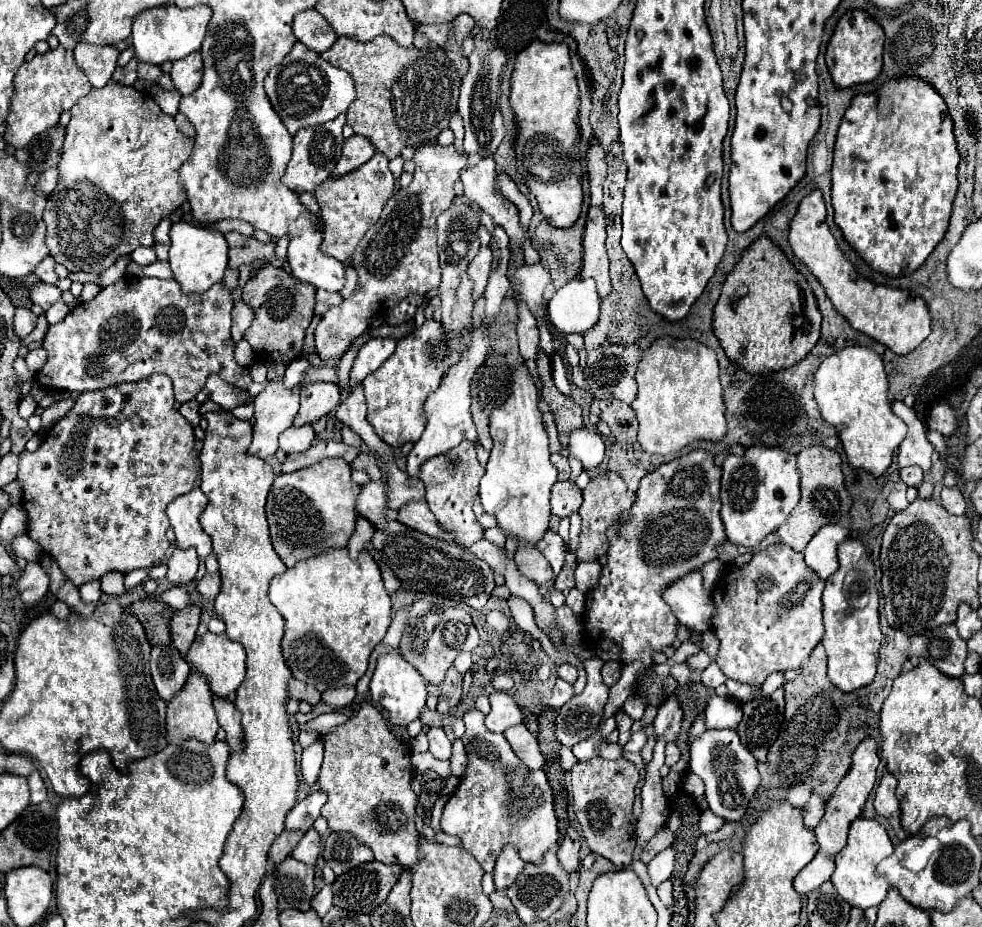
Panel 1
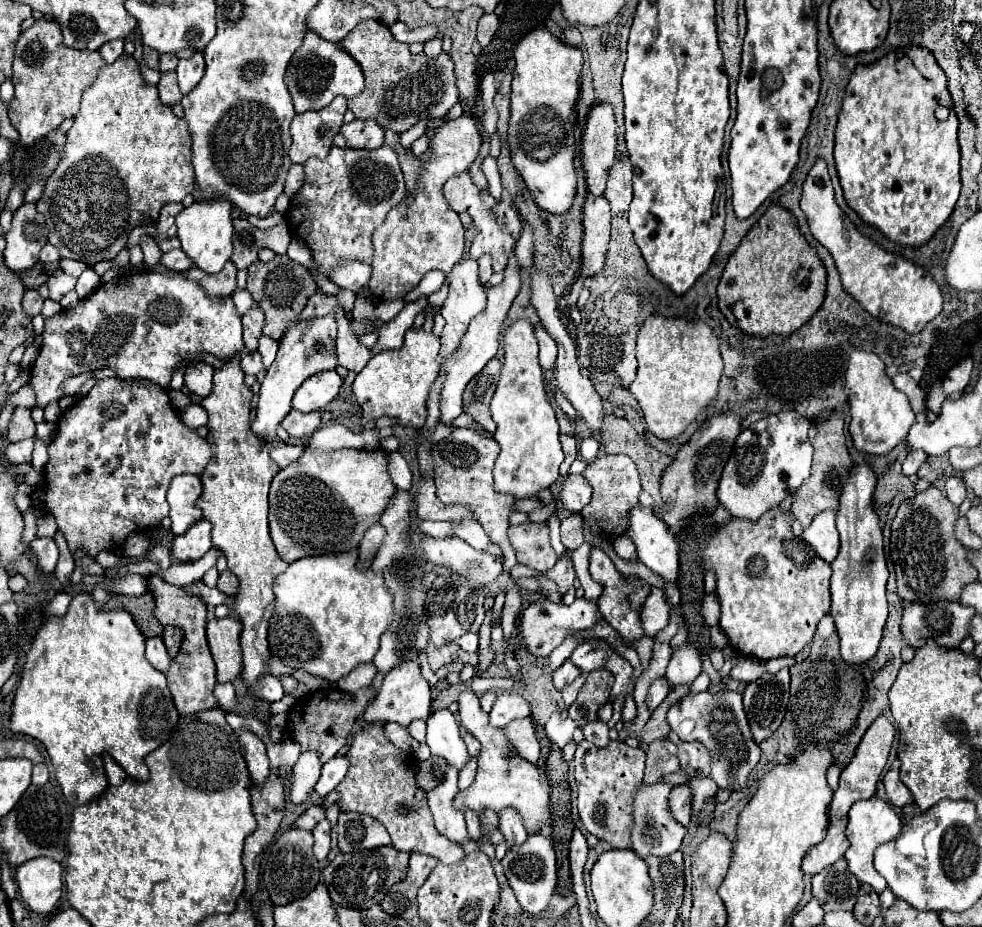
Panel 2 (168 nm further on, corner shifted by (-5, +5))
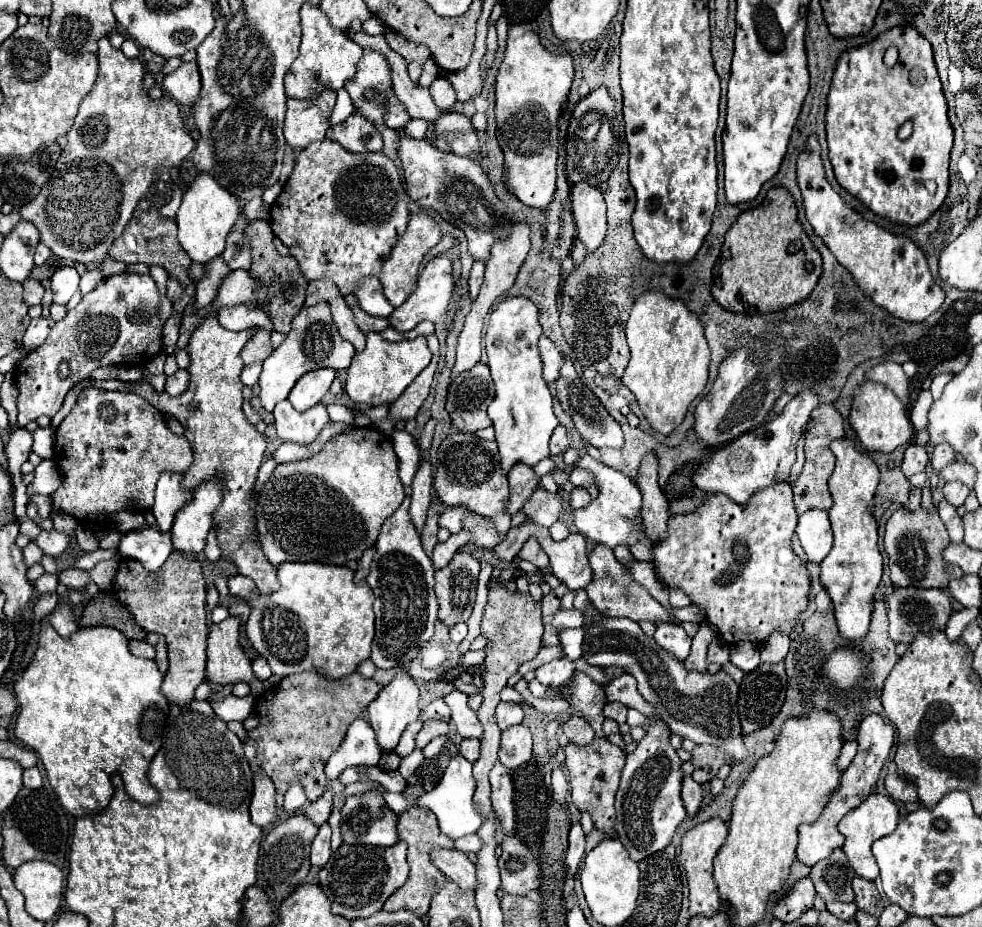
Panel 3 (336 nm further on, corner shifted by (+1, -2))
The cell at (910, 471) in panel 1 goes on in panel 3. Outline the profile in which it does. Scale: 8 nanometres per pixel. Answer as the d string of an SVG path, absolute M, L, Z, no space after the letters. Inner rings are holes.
M909 445L905 449L905 459L903 459L903 473L905 473L905 477L911 477L911 475L923 471L927 461L929 461L927 449L923 449L921 445Z

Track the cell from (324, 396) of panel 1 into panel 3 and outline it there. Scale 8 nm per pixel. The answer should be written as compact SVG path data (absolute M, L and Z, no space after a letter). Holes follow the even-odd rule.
M317 369L313 373L305 373L289 393L291 405L303 413L321 403L323 395L329 391L333 383L333 377L335 377L333 369Z

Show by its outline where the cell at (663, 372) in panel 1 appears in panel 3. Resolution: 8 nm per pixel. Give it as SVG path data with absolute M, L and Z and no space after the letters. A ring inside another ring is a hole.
M647 291L637 297L625 335L631 349L631 361L621 381L637 397L651 429L667 437L677 425L681 425L687 407L707 385L711 351L703 327L697 315L691 313L683 301L667 299L659 291Z

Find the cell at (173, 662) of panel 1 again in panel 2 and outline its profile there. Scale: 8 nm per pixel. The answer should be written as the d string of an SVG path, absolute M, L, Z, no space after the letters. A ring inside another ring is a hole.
M159 636L145 640L145 656L147 656L147 660L149 660L157 670L161 670L161 672L167 672L167 670L169 670L171 658L169 658L169 654L167 654L167 650L165 650L165 644L161 642Z

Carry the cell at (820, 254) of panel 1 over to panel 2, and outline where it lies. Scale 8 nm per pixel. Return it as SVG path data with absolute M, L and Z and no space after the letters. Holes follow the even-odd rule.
M819 158L807 174L807 180L803 184L801 210L807 216L813 238L819 240L835 258L845 290L869 314L881 318L883 322L899 326L909 334L915 334L941 312L943 296L935 278L925 268L913 264L911 260L905 260L903 256L895 256L883 250L871 238L863 236L839 208L827 172L827 162L823 158Z

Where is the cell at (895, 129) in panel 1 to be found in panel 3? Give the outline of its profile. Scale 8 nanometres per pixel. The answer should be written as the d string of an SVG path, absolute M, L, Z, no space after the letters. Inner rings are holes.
M895 27L889 33L879 35L875 41L849 49L841 55L827 97L827 143L837 183L875 215L889 219L895 225L915 227L927 221L927 217L943 205L949 193L949 153L953 147L953 129L927 39L923 39L917 31L905 33ZM889 45L895 45L899 51L899 61L893 69L885 69L883 65L883 55ZM905 121L913 121L913 133L909 139L899 139L897 131Z

